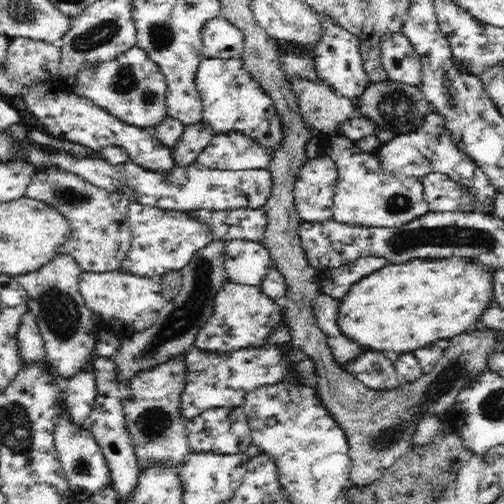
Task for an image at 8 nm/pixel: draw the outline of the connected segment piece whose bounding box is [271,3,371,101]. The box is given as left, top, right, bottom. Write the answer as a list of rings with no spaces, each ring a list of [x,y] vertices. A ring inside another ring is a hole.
[[[307,4],[312,13],[316,14],[316,19],[320,23],[321,36],[310,45],[304,43],[294,43],[294,41],[285,41],[282,43],[280,39],[274,39],[273,44],[278,48],[281,55],[300,55],[304,59],[308,59],[312,63],[312,69],[316,73],[317,79],[326,83],[337,91],[338,94],[351,98],[357,101],[362,95],[365,94],[366,89],[370,86],[370,79],[367,77],[364,68],[364,59],[361,56],[359,45],[359,36],[350,33],[343,26],[337,24],[337,20],[327,10],[315,10],[311,4]]]

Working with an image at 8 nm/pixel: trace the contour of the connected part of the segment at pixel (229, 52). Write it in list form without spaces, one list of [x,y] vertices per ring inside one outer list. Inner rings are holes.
[[[224,17],[206,23],[202,54],[206,59],[241,60],[244,36],[237,26]]]

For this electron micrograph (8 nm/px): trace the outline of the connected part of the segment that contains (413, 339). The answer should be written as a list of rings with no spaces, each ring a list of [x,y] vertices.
[[[450,258],[442,262],[414,260],[408,264],[390,264],[358,280],[346,290],[345,296],[339,300],[337,325],[342,331],[342,336],[356,340],[356,344],[360,346],[366,346],[376,352],[406,354],[422,346],[428,346],[436,340],[468,332],[468,328],[474,326],[482,312],[493,301],[493,290],[493,276],[487,268],[469,263],[462,258]]]

